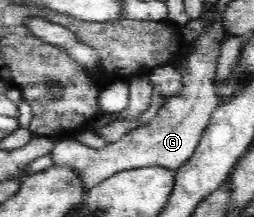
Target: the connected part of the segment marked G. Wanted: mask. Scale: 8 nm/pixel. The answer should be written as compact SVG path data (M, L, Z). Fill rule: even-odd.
M213 21L208 29L190 43L187 65L182 70L182 89L178 95L165 99L166 103L156 116L146 125L133 129L120 140L109 143L100 149L85 146L76 138L56 141L51 152L53 166L65 166L76 170L84 181L86 190L93 189L109 176L125 170L163 166L179 169L197 148L202 134L209 124L210 116L218 106L215 94L215 71L219 60L219 47L226 40L222 23Z

